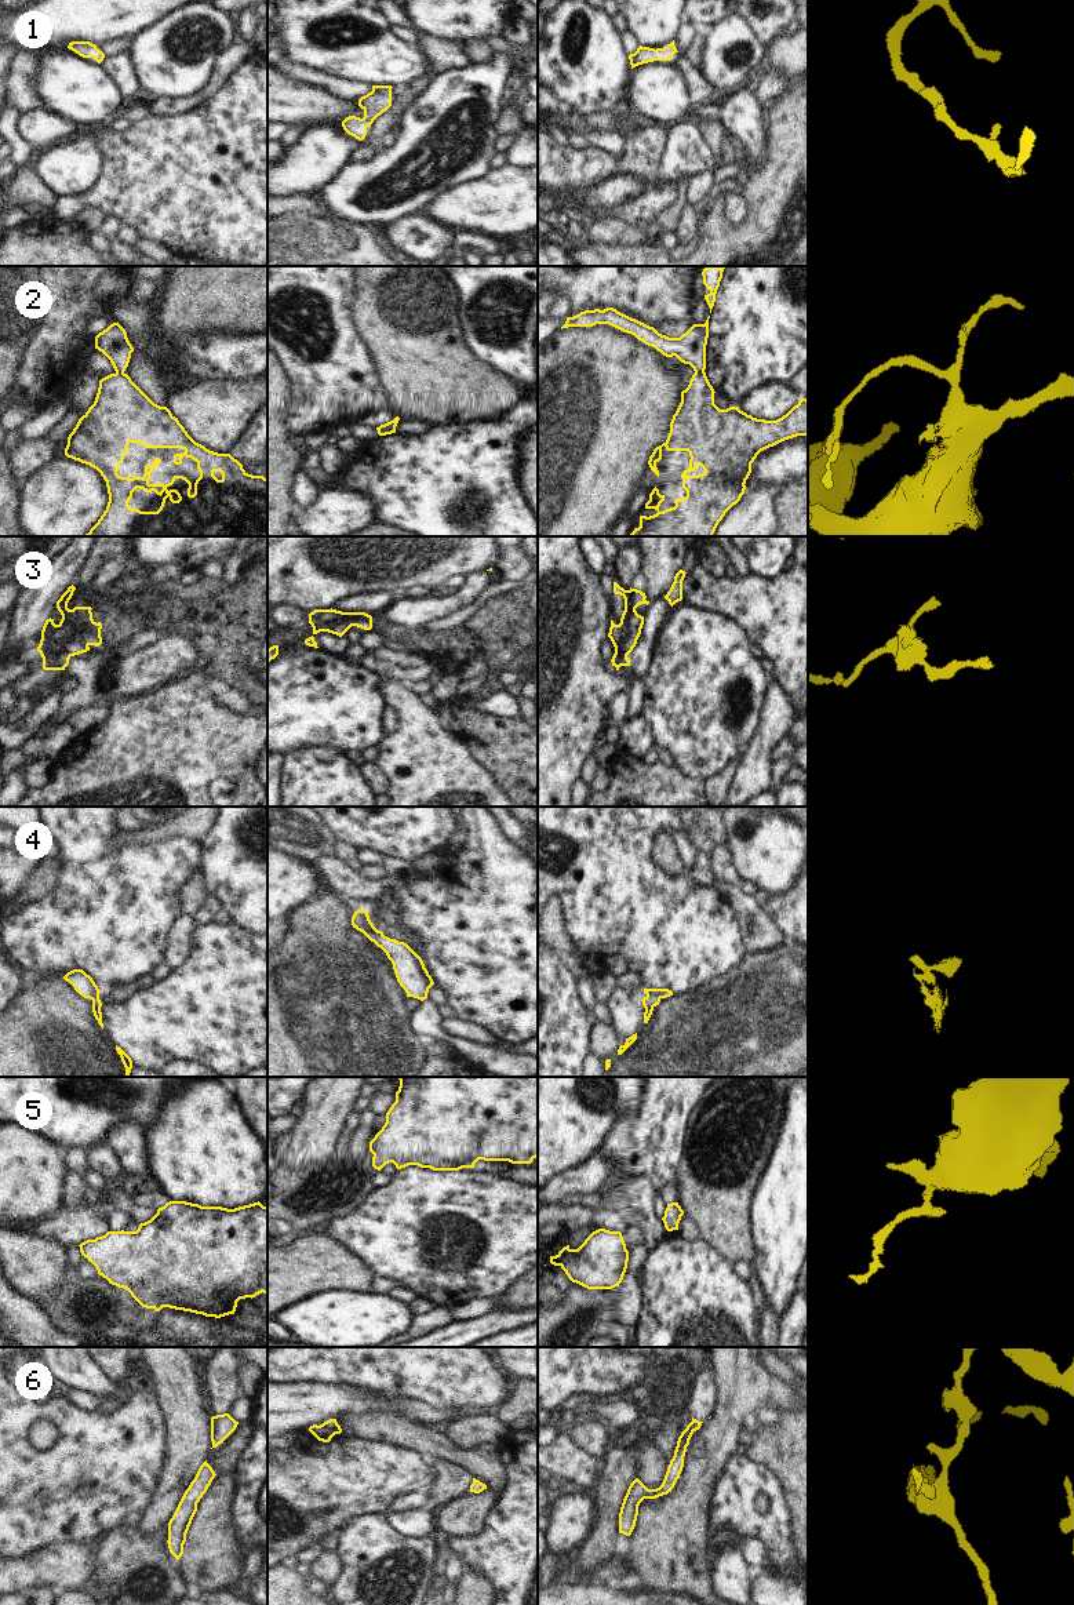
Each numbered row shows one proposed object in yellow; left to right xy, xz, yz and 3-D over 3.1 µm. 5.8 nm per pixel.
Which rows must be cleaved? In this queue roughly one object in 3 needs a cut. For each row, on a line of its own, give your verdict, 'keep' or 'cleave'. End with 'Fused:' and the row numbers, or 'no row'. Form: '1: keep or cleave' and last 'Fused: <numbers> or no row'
1: keep
2: cleave
3: cleave
4: cleave
5: keep
6: keep
Fused: 2, 3, 4

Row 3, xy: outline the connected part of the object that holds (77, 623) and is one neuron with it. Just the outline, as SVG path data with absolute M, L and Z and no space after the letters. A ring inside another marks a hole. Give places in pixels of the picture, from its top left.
M72 585L57 601L57 608L62 615L58 625L54 619L47 619L43 630L41 640L37 647L43 658L44 670L65 670L69 665L70 655L65 651L65 644L69 641L83 641L87 645L101 645L102 623L92 619L91 607L68 608L68 603L73 596L76 587Z

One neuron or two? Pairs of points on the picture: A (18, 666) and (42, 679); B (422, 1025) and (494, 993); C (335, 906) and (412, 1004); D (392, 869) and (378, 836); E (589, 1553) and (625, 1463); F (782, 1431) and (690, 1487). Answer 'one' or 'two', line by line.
A: two
B: two
C: two
D: two
E: one
F: two

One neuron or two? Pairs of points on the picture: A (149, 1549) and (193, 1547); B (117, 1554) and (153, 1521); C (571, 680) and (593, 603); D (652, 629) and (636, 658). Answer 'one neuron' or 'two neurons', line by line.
A: two neurons
B: two neurons
C: one neuron
D: one neuron

